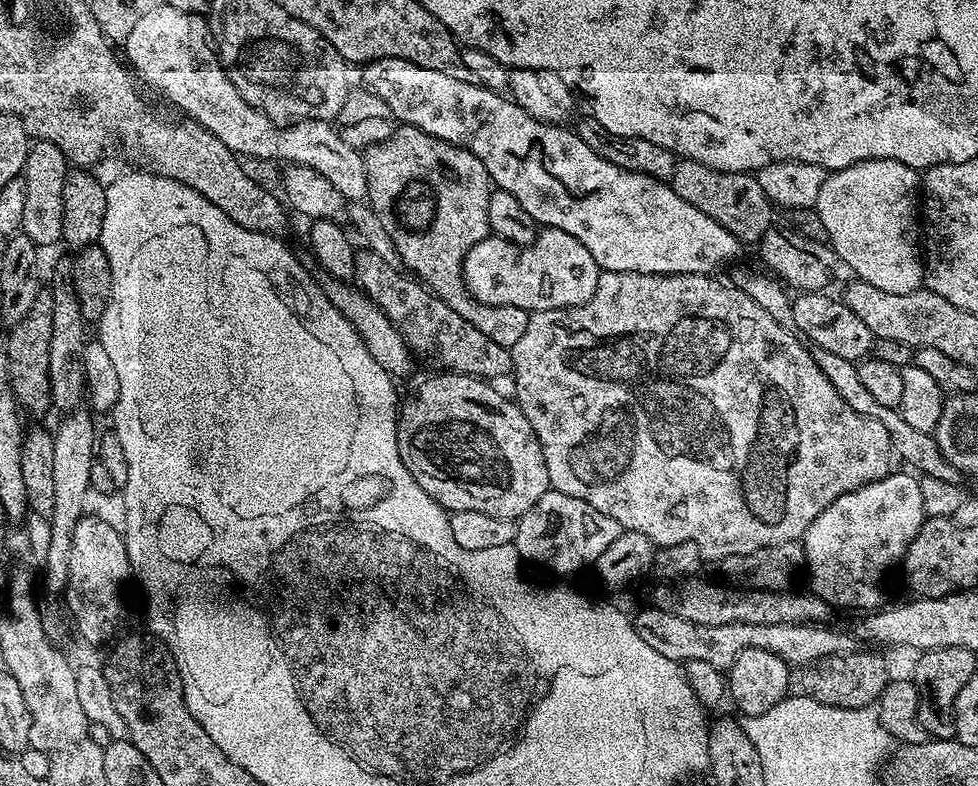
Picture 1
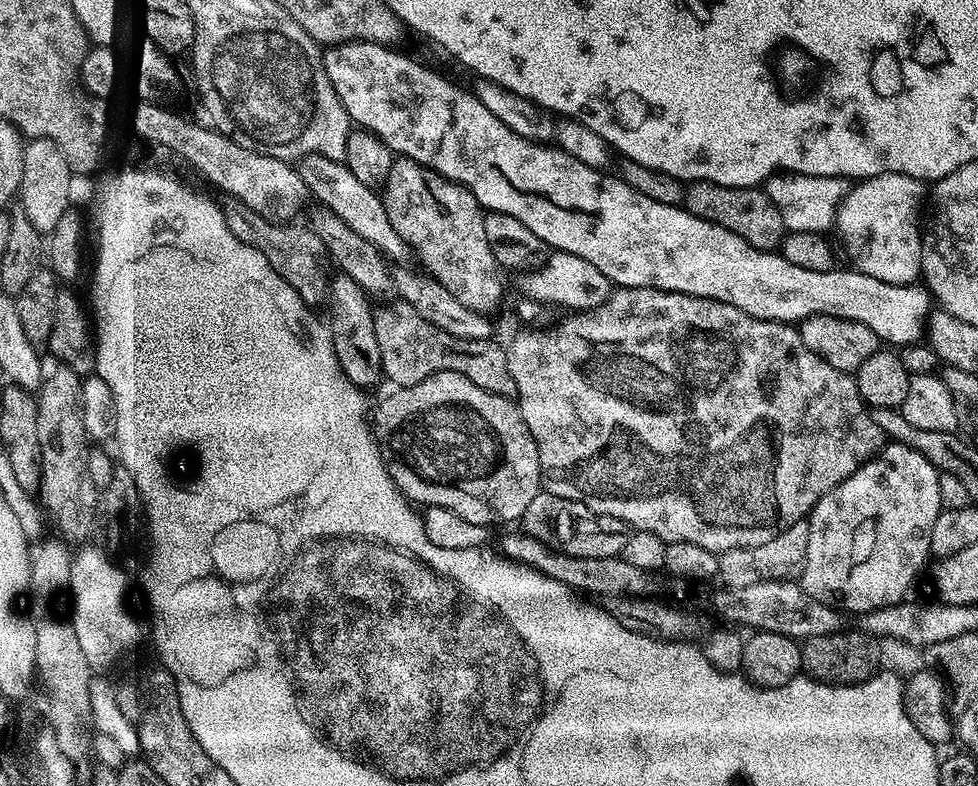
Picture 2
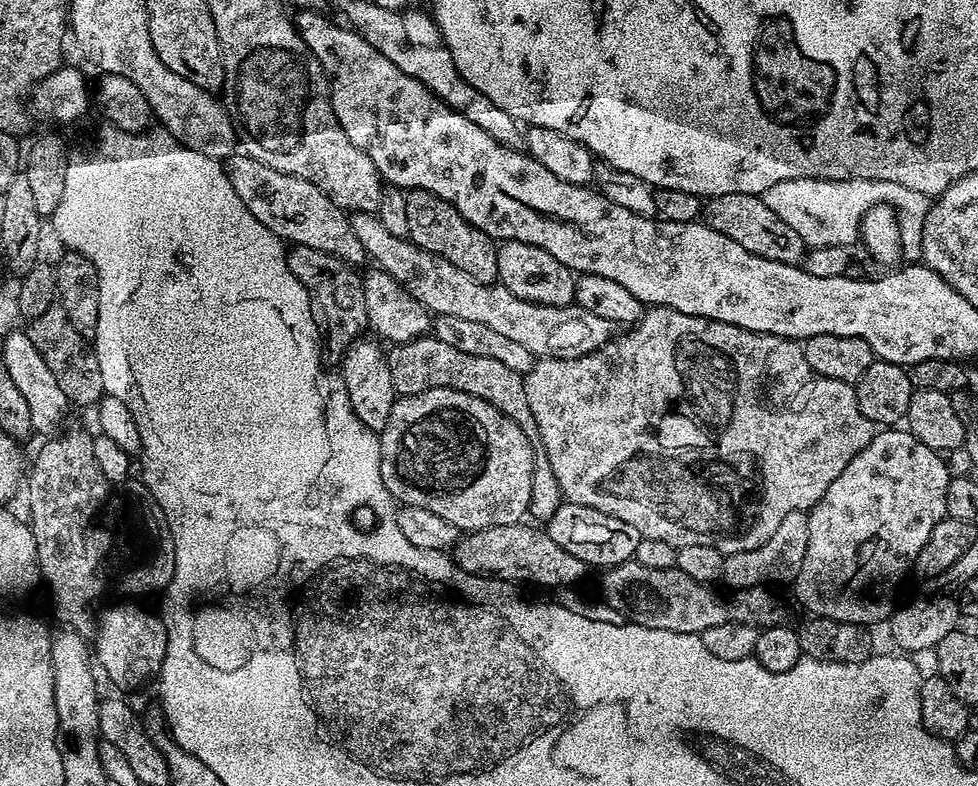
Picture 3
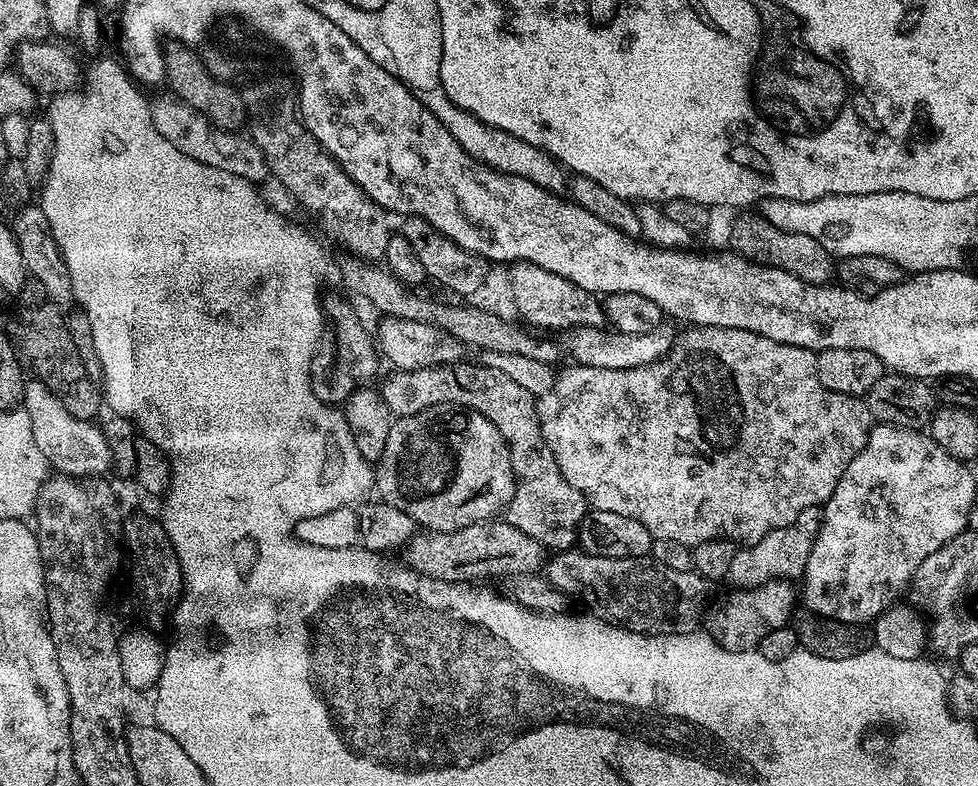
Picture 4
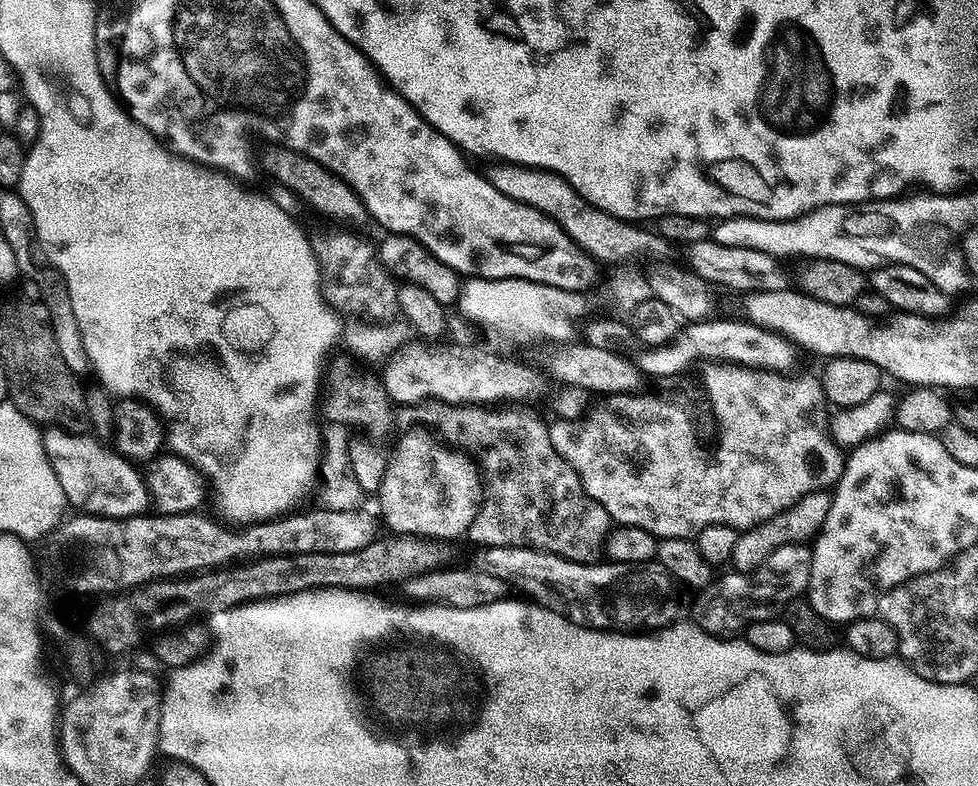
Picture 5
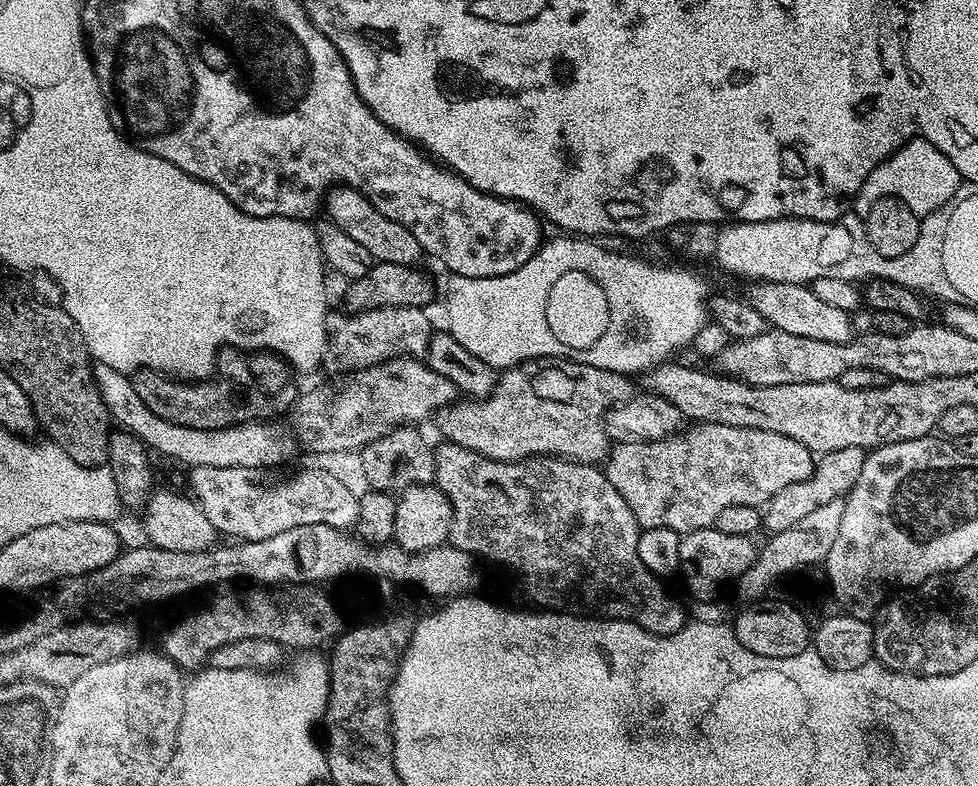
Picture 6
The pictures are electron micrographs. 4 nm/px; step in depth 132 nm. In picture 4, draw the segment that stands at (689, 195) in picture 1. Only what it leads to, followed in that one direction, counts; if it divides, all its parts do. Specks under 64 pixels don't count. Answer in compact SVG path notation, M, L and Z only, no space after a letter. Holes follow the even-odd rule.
M740 214L736 221L732 224L732 244L741 256L745 256L748 260L753 260L755 264L765 264L767 268L777 268L786 274L794 274L794 278L798 278L804 284L828 284L834 276L834 257L832 253L827 252L820 243L814 238L810 238L810 234L802 234L801 232L787 232L778 226L771 224L762 214L756 216L744 216L748 214Z

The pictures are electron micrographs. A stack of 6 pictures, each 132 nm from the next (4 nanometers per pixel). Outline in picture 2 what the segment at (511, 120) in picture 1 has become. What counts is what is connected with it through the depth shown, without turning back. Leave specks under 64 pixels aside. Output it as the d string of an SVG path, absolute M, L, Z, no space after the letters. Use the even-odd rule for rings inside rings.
M353 41L351 44L333 47L325 53L324 65L326 66L327 76L341 98L341 102L343 102L343 106L345 106L351 121L355 125L365 128L369 133L379 136L395 155L416 161L419 164L426 165L428 168L433 168L439 176L445 176L448 180L453 180L456 184L463 184L464 187L469 188L474 194L474 198L478 198L480 207L489 213L500 212L502 215L512 215L514 218L520 216L518 222L522 226L528 227L549 249L557 252L569 252L578 258L586 258L586 262L590 262L590 266L598 266L598 270L602 270L604 277L613 285L622 288L657 288L667 292L681 292L691 296L710 298L711 300L726 302L730 306L740 308L746 315L753 316L759 320L799 322L808 316L841 316L847 320L857 320L866 326L870 326L870 330L874 330L876 337L888 346L907 346L917 343L921 339L930 311L930 305L928 305L928 300L930 304L930 296L923 287L887 284L878 278L870 278L859 270L851 270L852 272L839 272L839 270L815 272L814 270L806 270L802 266L794 266L779 251L763 252L761 248L750 246L742 238L738 238L738 234L734 234L714 222L706 222L702 218L690 214L683 206L666 205L655 201L654 198L647 197L644 193L636 192L619 175L607 176L609 174L607 171L586 166L586 162L578 162L578 158L566 154L561 148L549 146L547 143L537 143L534 140L528 140L526 137L520 137L510 126L506 126L498 117L495 117L482 104L474 91L451 84L446 77L439 76L436 72L431 72L428 67L396 51L400 50L392 49L383 44ZM548 215L554 218L562 216L563 222L570 224L568 230L548 228Z

